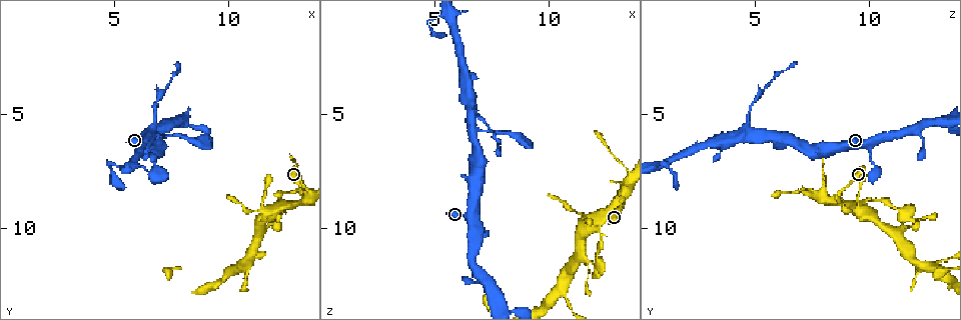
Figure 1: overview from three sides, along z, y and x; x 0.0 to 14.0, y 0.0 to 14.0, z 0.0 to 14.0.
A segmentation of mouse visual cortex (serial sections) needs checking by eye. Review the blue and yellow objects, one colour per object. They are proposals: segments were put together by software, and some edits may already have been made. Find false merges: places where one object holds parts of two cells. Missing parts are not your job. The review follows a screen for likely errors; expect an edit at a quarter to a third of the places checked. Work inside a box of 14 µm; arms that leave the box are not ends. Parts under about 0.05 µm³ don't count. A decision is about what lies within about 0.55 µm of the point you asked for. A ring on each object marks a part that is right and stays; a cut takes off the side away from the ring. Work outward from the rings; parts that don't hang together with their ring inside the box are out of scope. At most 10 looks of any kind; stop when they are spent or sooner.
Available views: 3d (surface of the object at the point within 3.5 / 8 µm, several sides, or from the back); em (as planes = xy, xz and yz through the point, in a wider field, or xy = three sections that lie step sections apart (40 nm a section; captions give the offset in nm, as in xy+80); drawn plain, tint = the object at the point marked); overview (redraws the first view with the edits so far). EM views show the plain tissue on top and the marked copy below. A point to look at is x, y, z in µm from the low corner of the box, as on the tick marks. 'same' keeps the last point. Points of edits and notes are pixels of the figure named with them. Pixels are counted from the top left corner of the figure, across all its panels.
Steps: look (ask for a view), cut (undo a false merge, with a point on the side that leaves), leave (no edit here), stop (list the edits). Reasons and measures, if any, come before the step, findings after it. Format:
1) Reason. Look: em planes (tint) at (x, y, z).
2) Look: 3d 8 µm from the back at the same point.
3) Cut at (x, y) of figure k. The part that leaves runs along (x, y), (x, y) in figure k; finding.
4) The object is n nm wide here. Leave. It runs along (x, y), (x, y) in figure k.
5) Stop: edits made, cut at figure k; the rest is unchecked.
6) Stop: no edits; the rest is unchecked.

Look: 3d 3.5 µm at (6.7, 5.0, 4.8).

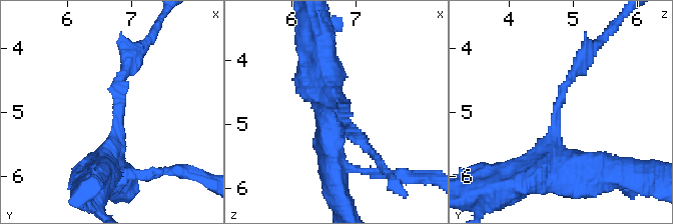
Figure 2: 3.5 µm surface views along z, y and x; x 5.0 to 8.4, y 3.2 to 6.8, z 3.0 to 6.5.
The arms are 150, 350 nm wide; need the tissue. Look: em xy step 1 (tint) at (6.80, 5.10, 4.75).

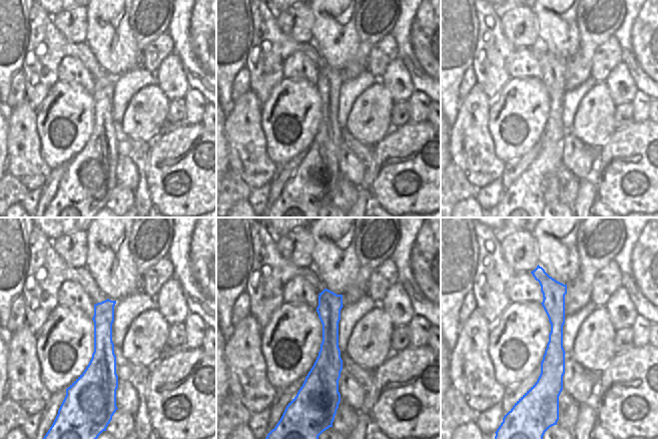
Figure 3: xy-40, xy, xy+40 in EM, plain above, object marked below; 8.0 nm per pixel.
Look: em planes (tint) at the same point.

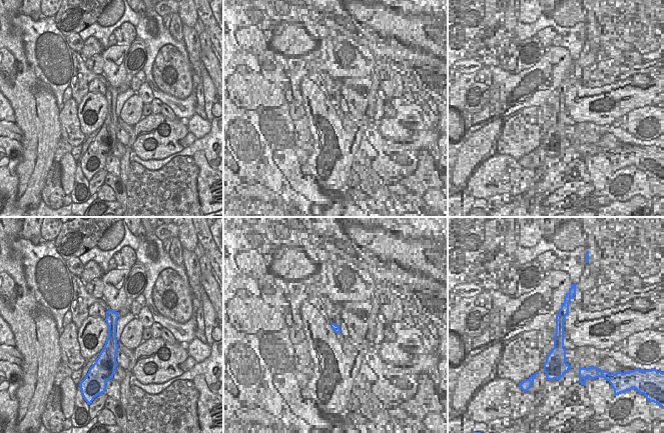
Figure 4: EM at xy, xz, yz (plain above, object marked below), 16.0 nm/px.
Cut at (582, 72) of figure 2. The part that leaves runs along (562, 97), (569, 76), (613, 27) in figure 2; a second cell is stuck on.

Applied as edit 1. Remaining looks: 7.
Calibre changes. Look: 3d 3.5 µm from the back at (6.9, 6.3, 9.9).

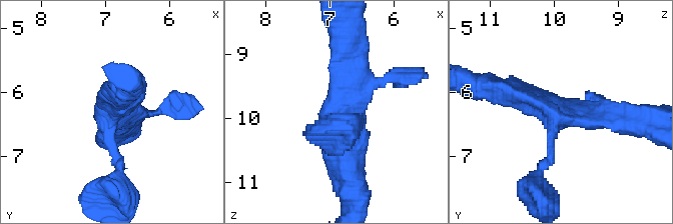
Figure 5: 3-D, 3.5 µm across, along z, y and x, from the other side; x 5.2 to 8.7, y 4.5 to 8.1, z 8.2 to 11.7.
3 arms meet here; the arms are 150, 150, 400 nm wide; now the EM. Look: em xy step 5 (tint) at (6.80, 6.25, 10.00).

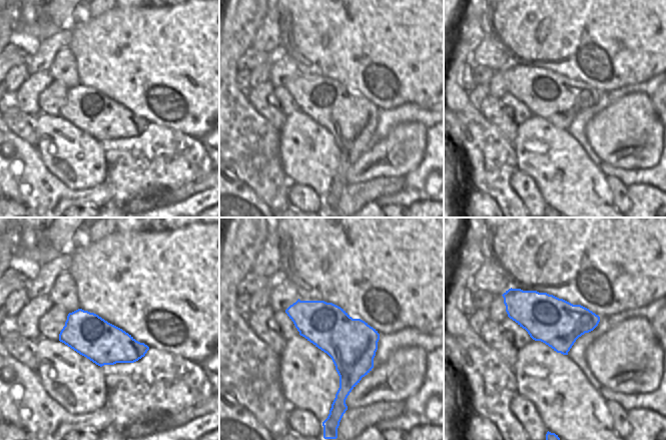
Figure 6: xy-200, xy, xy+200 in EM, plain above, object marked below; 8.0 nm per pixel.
Leave. It runs along (386, 78), (359, 83), (343, 117), (350, 178) in figure 5; one cell here.

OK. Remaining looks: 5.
Abrupt turn. Look: 3d 3.5 µm at (13.2, 8.4, 8.8).

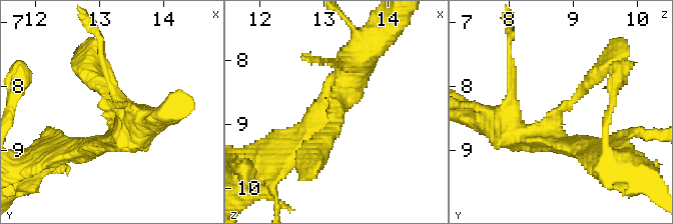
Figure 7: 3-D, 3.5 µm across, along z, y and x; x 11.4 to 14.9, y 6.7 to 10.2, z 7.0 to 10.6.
Shape alone is not enough. Look: em planes (tint) at (13.25, 8.45, 8.70).

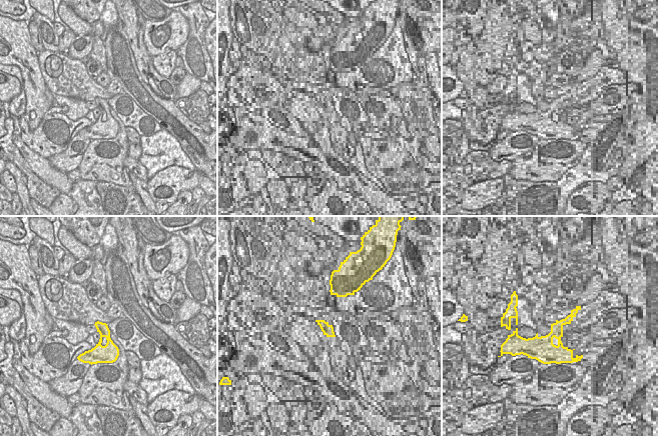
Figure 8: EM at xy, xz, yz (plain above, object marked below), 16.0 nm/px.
Cut it another way. Look: em xy step 1 (tint) at the same point.

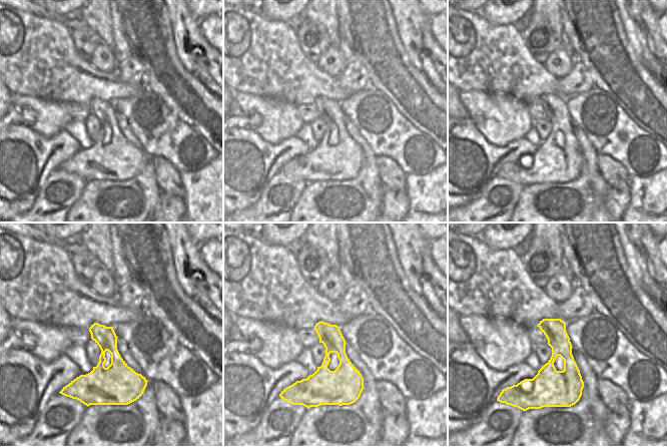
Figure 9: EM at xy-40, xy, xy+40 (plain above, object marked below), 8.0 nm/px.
The object is 180 nm wide here. Leave. It runs along (600, 70), (557, 113), (554, 141), (582, 147) in figure 7; one cell here.

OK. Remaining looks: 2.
Stop: edits made, cut at figure 2; the rest is unchecked.

